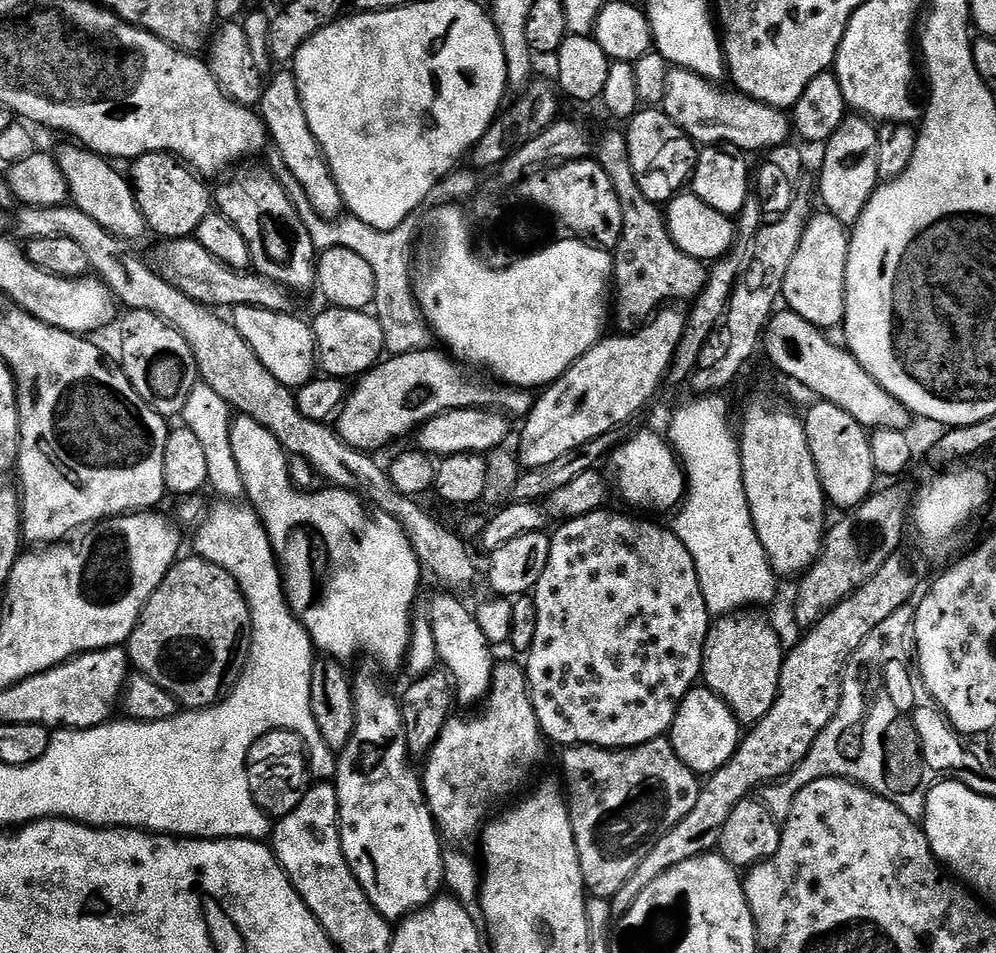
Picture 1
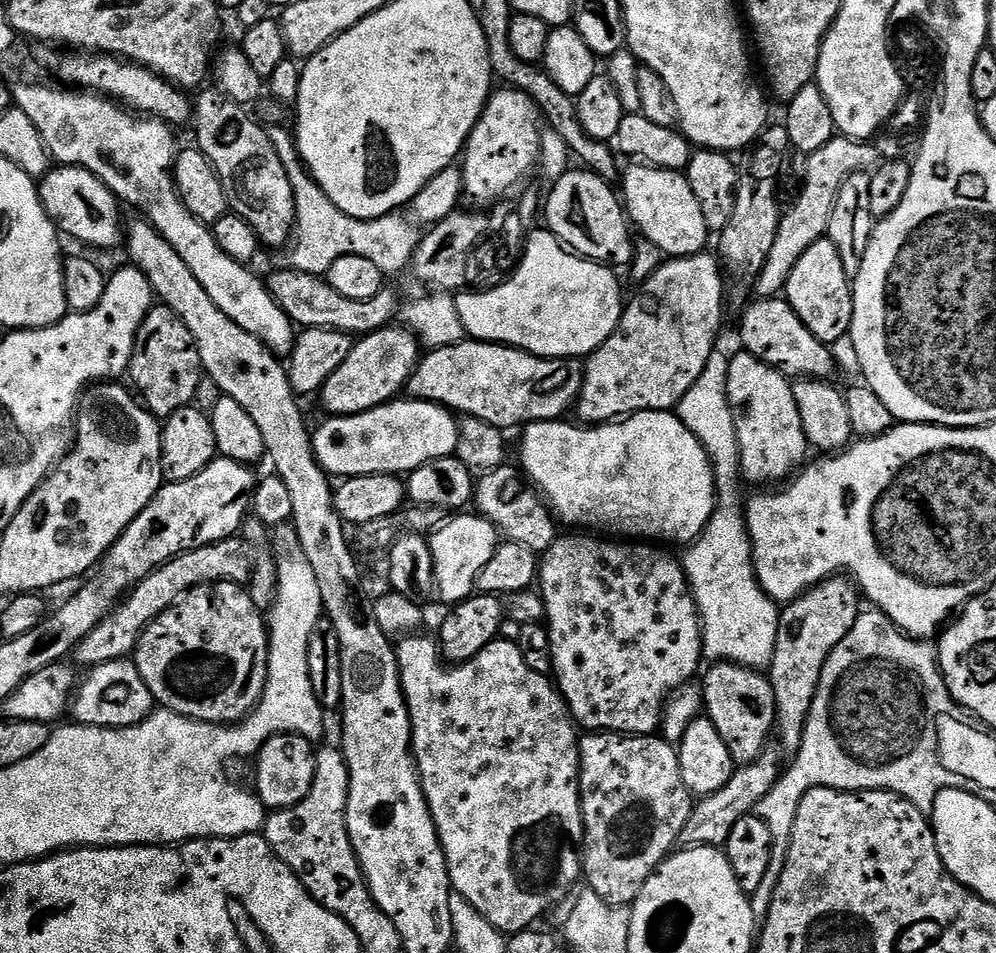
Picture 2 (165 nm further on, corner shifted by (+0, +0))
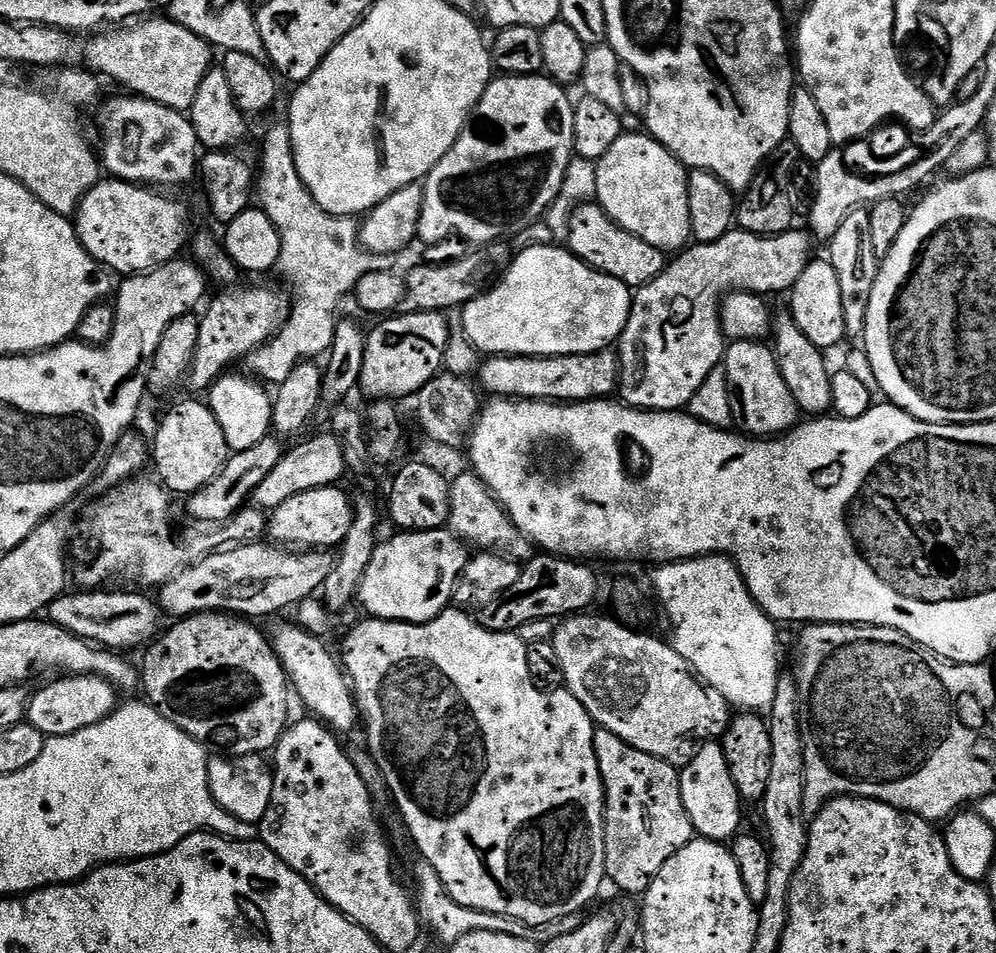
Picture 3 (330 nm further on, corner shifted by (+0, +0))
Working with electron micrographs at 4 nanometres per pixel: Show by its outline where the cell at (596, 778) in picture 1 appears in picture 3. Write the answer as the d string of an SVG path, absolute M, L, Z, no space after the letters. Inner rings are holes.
M597 727L594 734L594 754L598 758L600 777L604 783L604 874L622 891L639 897L648 891L652 879L672 855L694 839L690 814L686 814L686 806L682 802L680 772L662 758L634 750L634 746L622 742L622 738L601 727Z

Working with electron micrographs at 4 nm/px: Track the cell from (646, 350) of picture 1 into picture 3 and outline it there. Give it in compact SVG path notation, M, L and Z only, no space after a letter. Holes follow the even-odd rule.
M733 230L718 242L693 243L675 258L649 284L635 289L630 318L618 341L620 383L618 396L629 408L653 412L674 412L687 409L690 398L710 378L710 370L721 367L726 351L726 337L720 325L720 302L729 292L787 293L798 282L798 274L813 259L814 240L807 231L793 230L781 236L759 236L753 232Z

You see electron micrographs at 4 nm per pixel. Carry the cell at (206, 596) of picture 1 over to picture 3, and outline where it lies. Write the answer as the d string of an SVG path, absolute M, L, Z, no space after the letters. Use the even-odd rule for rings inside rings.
M199 612L197 616L185 616L177 619L173 624L176 625L174 625L168 633L165 631L163 635L147 645L146 651L143 653L145 656L144 668L142 664L142 688L144 684L144 692L148 695L145 696L147 703L160 711L167 720L174 722L174 726L178 726L183 732L194 737L199 744L203 744L209 749L226 750L222 748L233 748L232 752L235 753L236 756L271 753L273 749L275 749L276 743L279 742L281 734L283 734L285 728L287 728L290 723L290 717L288 717L290 681L287 674L284 673L282 662L274 654L272 643L268 641L267 635L265 635L261 629L259 632L259 630L252 625L255 623L249 622L247 619L235 614L225 614L222 612Z

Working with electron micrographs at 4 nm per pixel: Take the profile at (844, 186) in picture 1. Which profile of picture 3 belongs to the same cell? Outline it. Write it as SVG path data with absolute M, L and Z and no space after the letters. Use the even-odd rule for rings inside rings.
M867 207L856 208L846 214L846 222L838 226L838 234L827 245L827 259L838 270L838 287L842 290L842 314L846 318L846 333L849 337L863 337L866 326L866 310L870 310L870 290L878 278L881 257L874 254L870 239L870 211Z

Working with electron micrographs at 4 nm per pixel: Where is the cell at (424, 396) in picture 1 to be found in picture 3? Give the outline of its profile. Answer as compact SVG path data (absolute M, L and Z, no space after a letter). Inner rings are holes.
M612 348L573 356L488 356L479 365L479 376L479 387L492 398L549 402L602 400L617 391L620 358Z

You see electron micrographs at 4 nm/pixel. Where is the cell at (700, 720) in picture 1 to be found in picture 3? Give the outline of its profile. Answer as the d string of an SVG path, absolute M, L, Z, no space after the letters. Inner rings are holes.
M705 742L700 745L696 757L680 772L680 789L686 814L690 814L690 822L697 837L728 842L741 831L742 801L734 786L734 778L730 778L730 766L719 743Z

